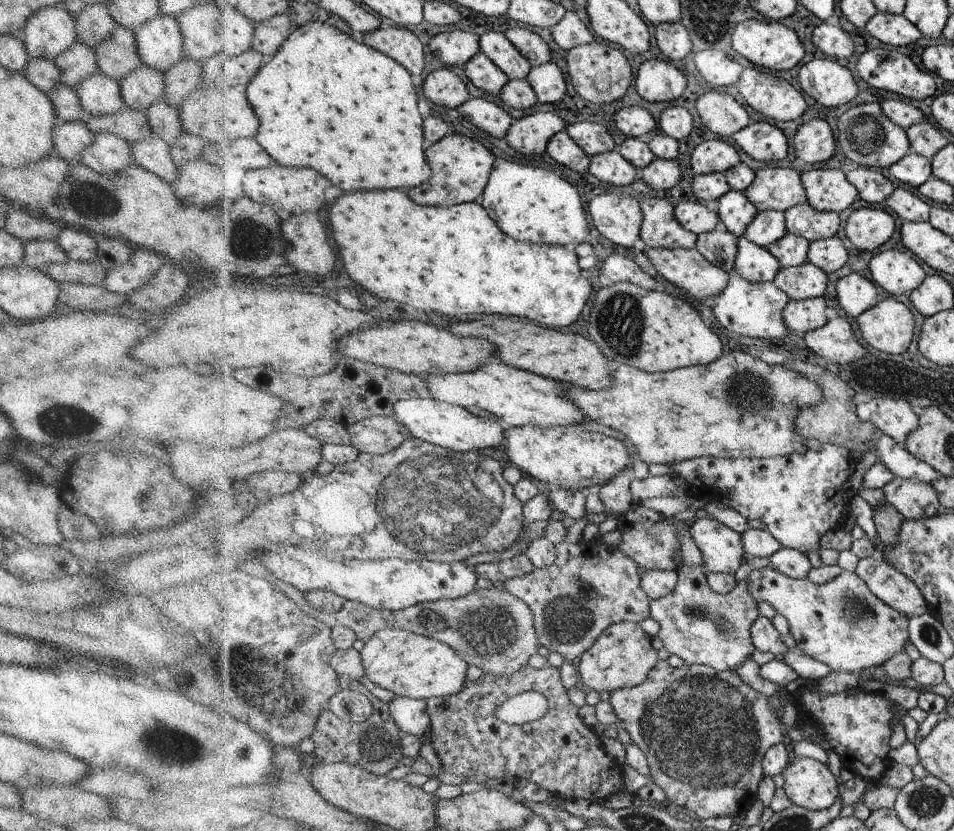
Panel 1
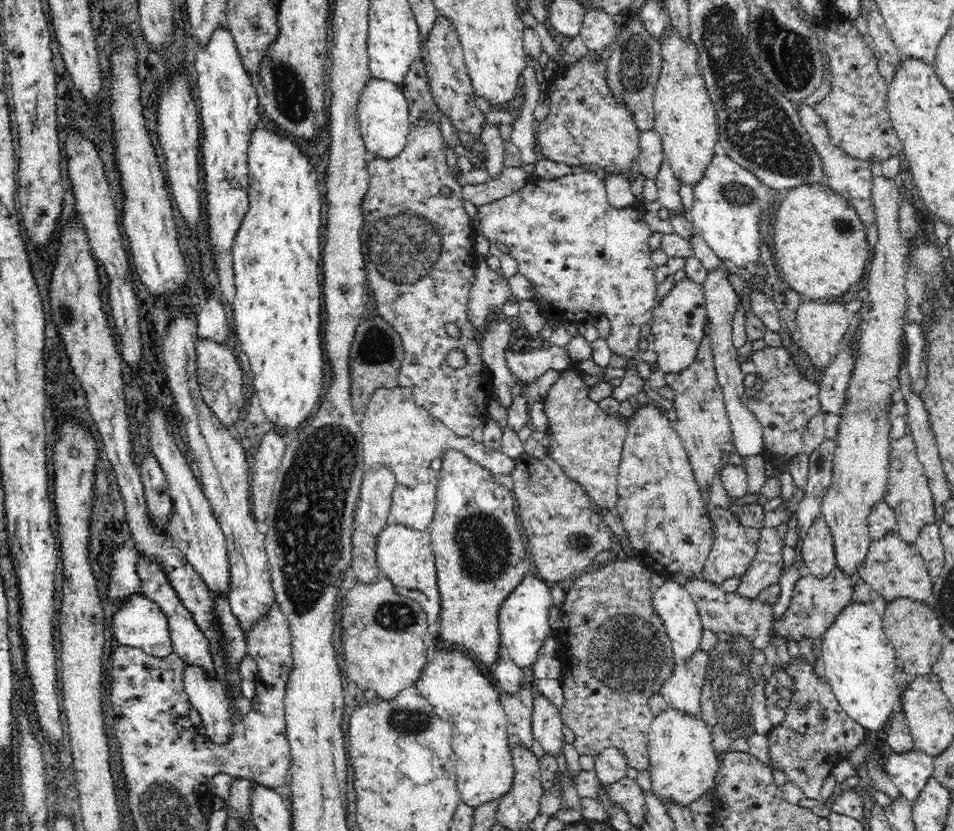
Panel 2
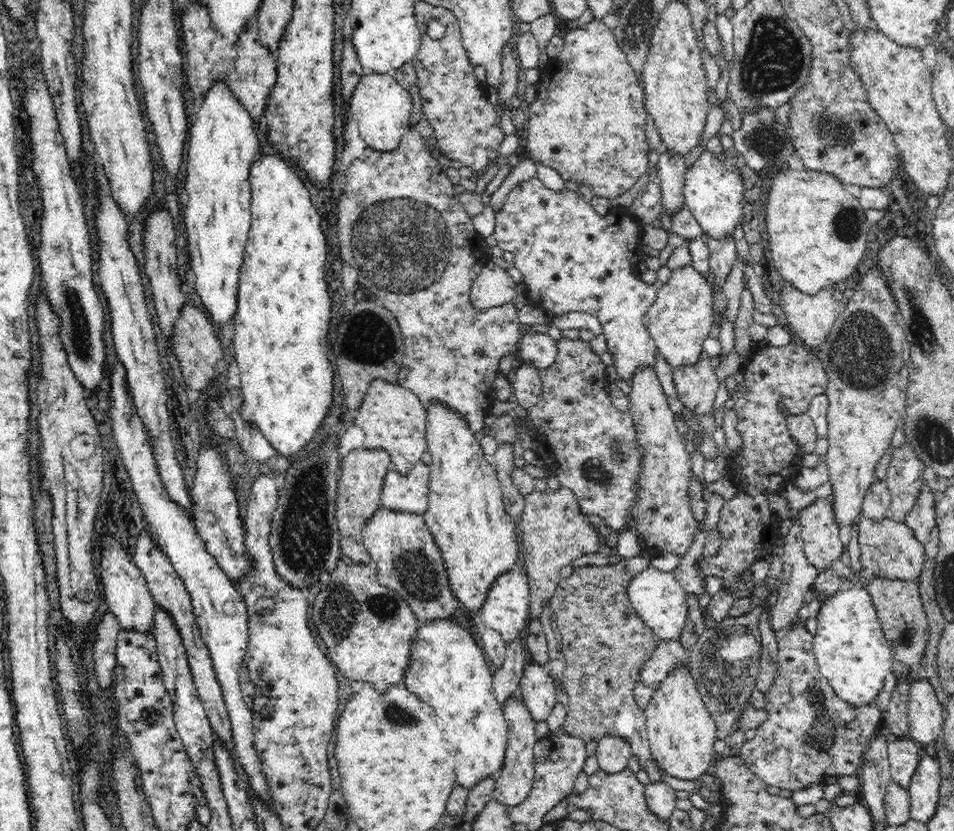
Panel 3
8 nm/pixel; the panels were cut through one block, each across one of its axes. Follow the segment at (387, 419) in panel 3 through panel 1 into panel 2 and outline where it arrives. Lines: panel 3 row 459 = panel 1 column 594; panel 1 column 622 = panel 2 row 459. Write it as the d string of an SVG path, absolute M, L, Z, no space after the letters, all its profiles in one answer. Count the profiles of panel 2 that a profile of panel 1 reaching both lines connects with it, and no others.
M402 386L394 389L381 387L373 392L367 409L362 413L363 418L359 426L366 466L390 467L397 482L408 488L416 488L418 478L432 478L432 472L438 472L439 476L439 471L434 471L430 465L432 460L441 458L441 454L447 448L463 451L474 463L488 468L494 475L510 475L515 472L513 458L506 456L502 451L486 449L472 437L457 436L426 409L416 404L411 389Z

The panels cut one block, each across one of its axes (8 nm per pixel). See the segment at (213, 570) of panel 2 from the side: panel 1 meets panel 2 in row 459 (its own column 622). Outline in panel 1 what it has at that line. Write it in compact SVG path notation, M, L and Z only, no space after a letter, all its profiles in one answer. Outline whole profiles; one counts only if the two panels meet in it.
M618 150L591 156L590 172L599 185L609 189L623 189L636 181L636 168Z

